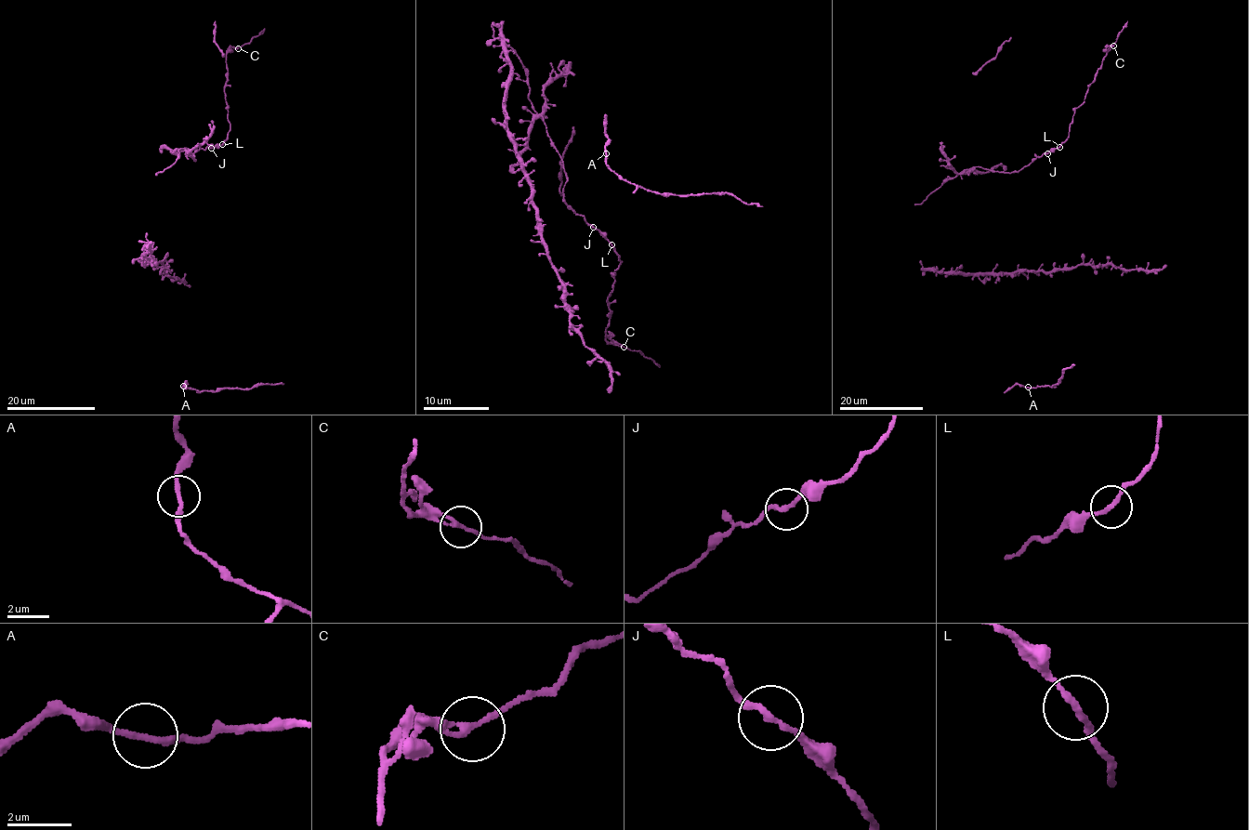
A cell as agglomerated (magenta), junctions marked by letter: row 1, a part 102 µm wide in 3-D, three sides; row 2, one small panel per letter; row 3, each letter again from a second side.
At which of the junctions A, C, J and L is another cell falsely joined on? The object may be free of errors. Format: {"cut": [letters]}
{"cut": []}

